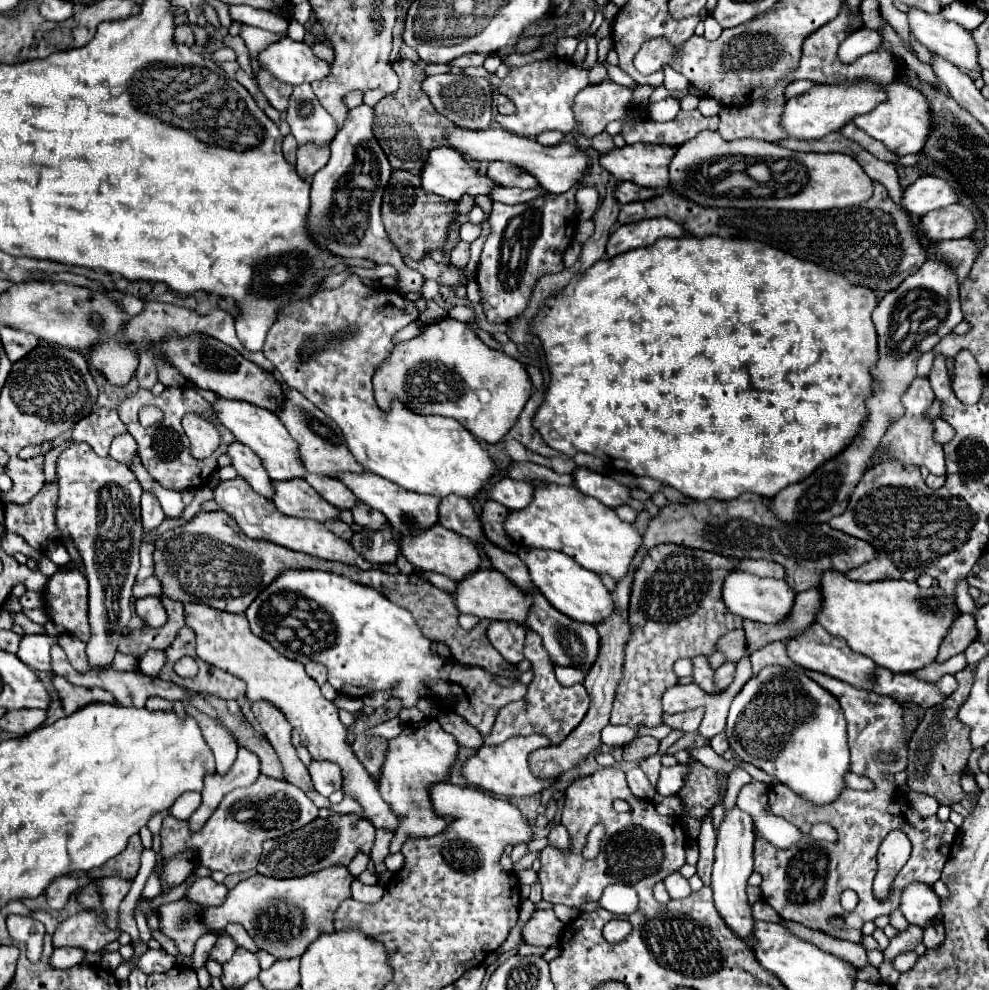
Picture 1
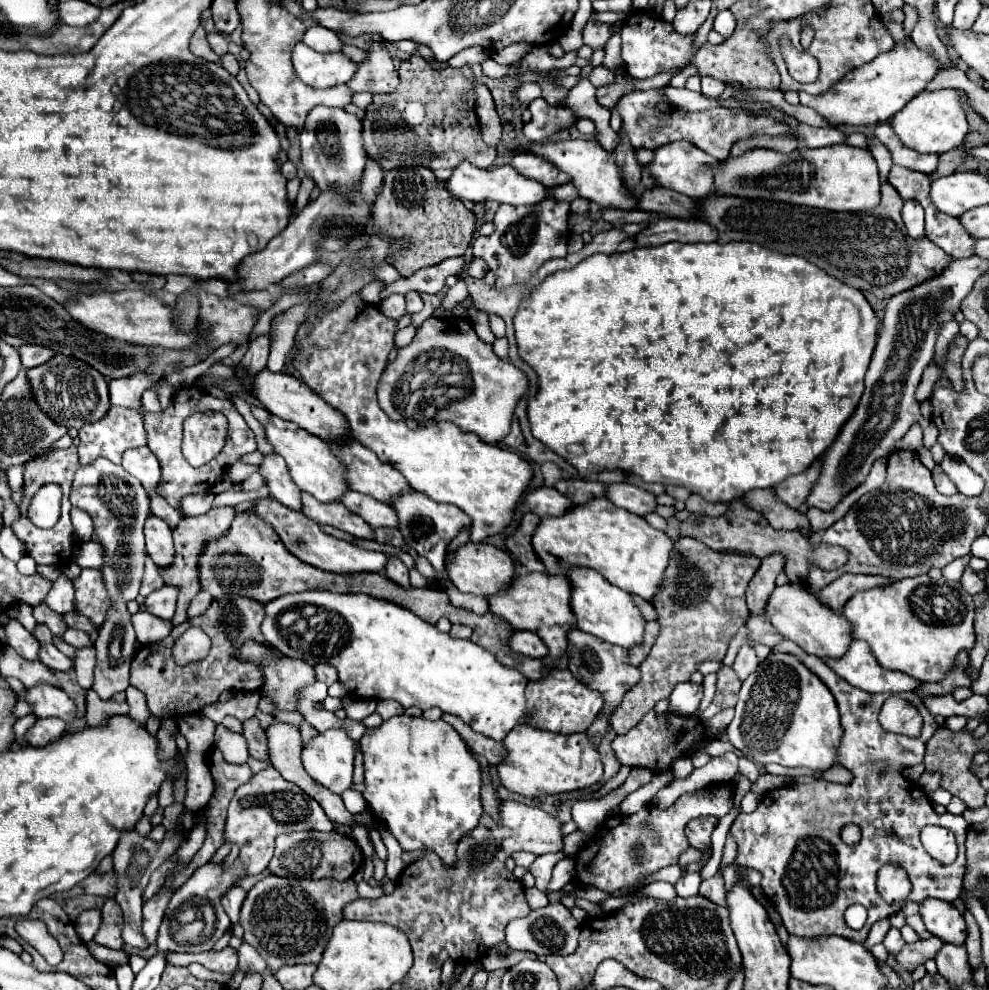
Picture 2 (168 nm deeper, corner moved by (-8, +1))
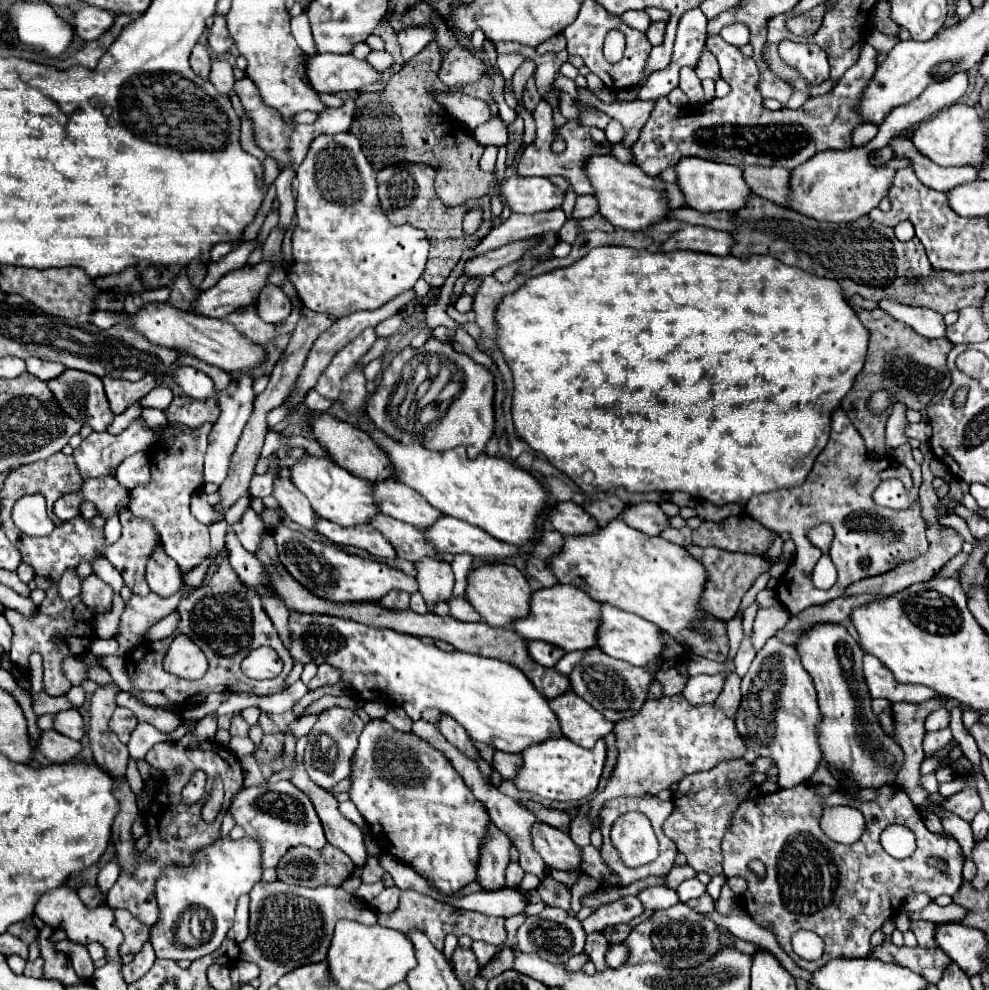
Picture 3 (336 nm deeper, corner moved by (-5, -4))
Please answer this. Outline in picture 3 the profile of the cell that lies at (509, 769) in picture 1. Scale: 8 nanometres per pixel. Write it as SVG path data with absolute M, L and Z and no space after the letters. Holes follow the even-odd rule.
M551 738L527 746L525 750L521 750L521 756L523 756L523 766L513 778L519 790L537 794L547 800L571 802L589 796L597 788L605 764L605 742L597 740L593 748L581 748L567 738Z

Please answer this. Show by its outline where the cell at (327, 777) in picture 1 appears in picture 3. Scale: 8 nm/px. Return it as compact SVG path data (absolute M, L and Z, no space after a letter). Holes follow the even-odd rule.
M329 708L329 710L319 714L317 724L309 732L309 746L305 748L305 756L303 756L305 770L307 770L309 778L317 786L321 786L325 790L331 790L341 780L349 778L351 764L353 764L353 754L357 750L357 738L361 734L363 726L365 726L363 720L355 712L345 710L345 708ZM323 736L329 738L329 746L327 748L321 748L321 738Z

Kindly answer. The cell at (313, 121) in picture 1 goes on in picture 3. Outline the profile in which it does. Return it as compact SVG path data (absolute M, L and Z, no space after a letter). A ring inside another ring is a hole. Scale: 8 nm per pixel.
M339 132L335 136L321 134L315 138L297 170L297 180L299 222L293 232L293 266L289 276L303 306L315 312L331 312L335 318L341 318L357 310L379 308L399 292L415 286L427 262L427 236L413 226L391 226L387 216L383 216L377 198L375 170L365 158L355 134Z

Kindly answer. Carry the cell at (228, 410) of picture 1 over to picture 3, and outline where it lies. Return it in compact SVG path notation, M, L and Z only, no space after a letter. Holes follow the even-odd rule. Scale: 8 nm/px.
M305 454L295 466L291 466L291 482L299 492L307 496L313 510L321 518L327 518L339 526L355 526L361 522L369 522L379 512L375 508L375 502L371 500L371 482L353 476L329 458Z

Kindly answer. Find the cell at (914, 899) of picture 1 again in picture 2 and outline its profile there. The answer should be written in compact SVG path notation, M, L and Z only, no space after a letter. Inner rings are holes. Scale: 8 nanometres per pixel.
M924 899L920 903L920 915L926 923L926 929L944 943L966 941L966 923L962 913L954 905L940 899Z

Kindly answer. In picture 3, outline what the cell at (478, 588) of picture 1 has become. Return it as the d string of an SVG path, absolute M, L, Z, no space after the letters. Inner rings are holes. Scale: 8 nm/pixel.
M555 584L551 588L539 588L531 596L531 612L527 618L517 618L513 630L525 640L543 640L563 652L587 650L595 646L595 628L599 622L599 602L591 600L583 590L567 584Z

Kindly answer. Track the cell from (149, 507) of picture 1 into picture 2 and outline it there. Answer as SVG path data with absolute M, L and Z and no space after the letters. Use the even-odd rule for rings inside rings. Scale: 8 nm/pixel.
M150 515L144 525L144 537L146 537L146 553L150 555L150 559L160 569L170 567L172 557L174 557L170 527L160 517Z

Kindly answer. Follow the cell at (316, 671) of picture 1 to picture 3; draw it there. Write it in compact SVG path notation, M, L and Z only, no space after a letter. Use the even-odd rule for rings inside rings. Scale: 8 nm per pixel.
M323 664L323 666L319 666L315 678L307 686L309 686L309 690L317 690L317 688L323 688L323 686L333 686L339 680L341 680L339 670L337 668L331 668L329 664Z

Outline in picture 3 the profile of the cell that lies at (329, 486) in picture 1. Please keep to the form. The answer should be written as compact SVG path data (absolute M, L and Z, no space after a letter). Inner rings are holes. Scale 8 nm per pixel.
M377 514L373 520L371 520L371 526L377 528L387 540L391 540L391 546L395 548L397 556L403 558L403 560L409 560L409 562L417 562L425 556L431 556L431 558L441 558L441 560L447 560L451 562L453 556L443 556L439 552L435 552L423 538L423 532L417 530L415 526L411 524L403 524L391 516L385 516L385 514Z

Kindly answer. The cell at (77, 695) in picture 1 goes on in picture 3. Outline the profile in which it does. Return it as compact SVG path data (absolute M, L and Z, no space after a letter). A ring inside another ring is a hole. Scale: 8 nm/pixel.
M117 706L111 720L109 720L109 728L111 732L115 732L119 736L119 740L123 744L129 742L129 734L133 732L133 728L137 726L137 718L133 716L133 712L129 708L121 708Z

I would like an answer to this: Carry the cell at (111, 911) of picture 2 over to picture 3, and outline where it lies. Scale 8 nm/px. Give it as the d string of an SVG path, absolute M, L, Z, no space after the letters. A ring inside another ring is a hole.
M115 910L115 924L125 936L123 944L119 946L119 954L125 956L129 952L131 954L139 952L139 948L149 938L149 934L145 934L145 930L149 932L149 928L145 924L139 924L139 920L135 920L127 910Z

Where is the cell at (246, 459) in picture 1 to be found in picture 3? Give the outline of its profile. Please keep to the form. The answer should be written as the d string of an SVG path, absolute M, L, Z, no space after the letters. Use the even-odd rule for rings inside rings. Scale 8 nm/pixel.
M273 456L269 470L275 472L275 484L273 484L273 498L279 502L279 506L285 510L285 514L297 522L299 526L307 530L315 530L315 510L311 508L309 500L291 484L289 478L279 476L279 458Z

